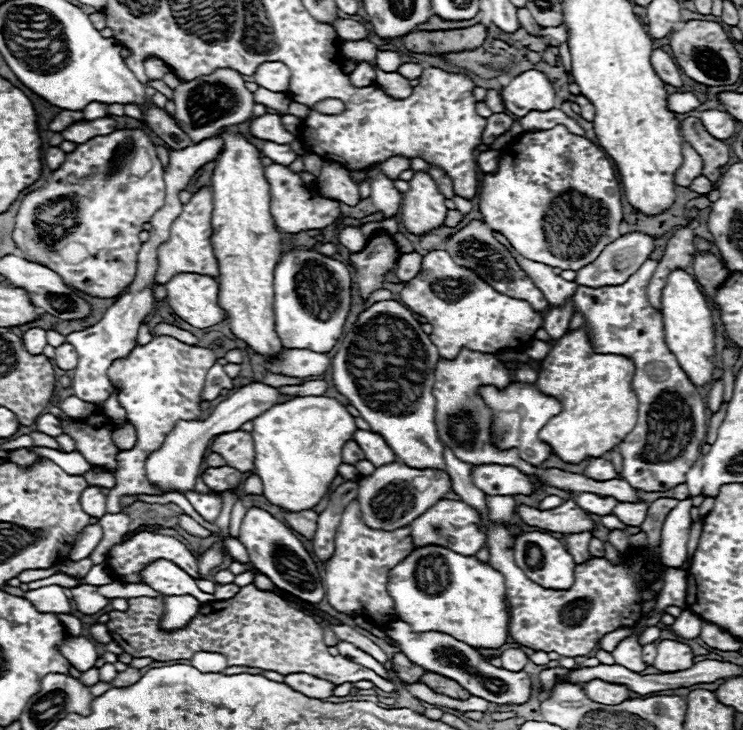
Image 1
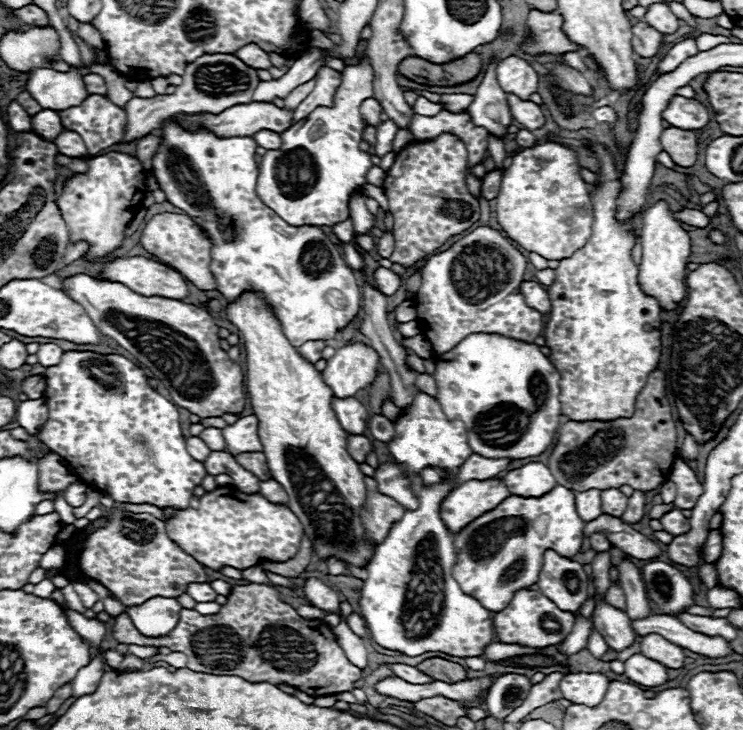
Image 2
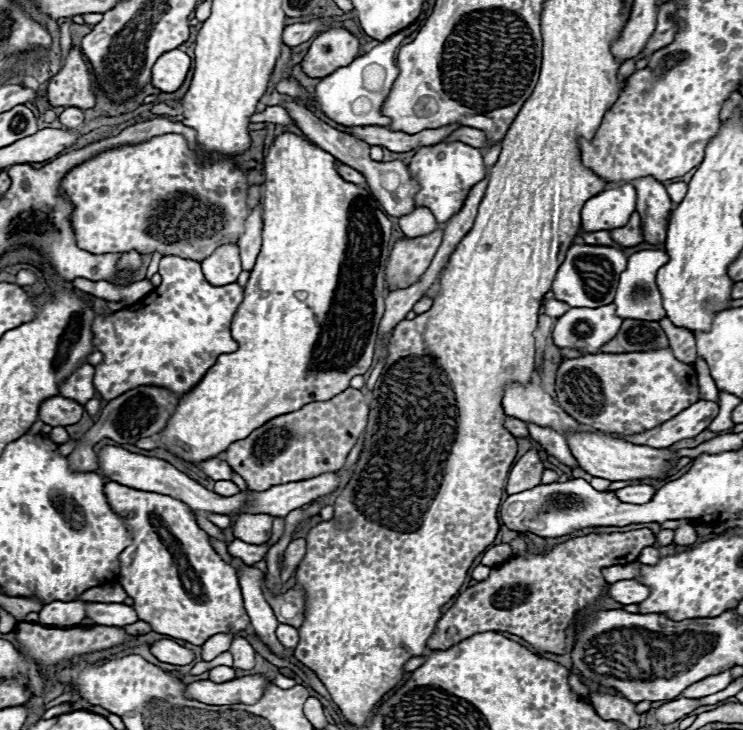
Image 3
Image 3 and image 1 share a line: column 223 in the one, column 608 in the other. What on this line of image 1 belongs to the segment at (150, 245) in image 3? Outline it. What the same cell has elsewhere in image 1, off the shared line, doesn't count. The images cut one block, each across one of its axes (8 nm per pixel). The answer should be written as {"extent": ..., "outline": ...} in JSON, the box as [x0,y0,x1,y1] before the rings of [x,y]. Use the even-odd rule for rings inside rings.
{"extent":[478,126,622,270],"outline":[[[566,126],[550,130],[522,132],[502,152],[496,172],[484,174],[478,204],[484,222],[500,232],[510,246],[532,262],[542,262],[560,270],[580,270],[586,262],[594,262],[602,250],[620,236],[622,194],[614,166],[606,154],[584,136],[568,132]]]}

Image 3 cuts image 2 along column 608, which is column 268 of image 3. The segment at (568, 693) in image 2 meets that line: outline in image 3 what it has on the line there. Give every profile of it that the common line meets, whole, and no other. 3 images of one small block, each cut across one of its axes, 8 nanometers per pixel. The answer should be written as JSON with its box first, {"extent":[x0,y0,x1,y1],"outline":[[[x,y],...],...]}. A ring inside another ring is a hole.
{"extent":[184,676,272,706],"outline":[[[244,676],[244,678],[234,678],[230,682],[214,684],[210,680],[200,680],[186,684],[184,688],[184,698],[192,698],[204,704],[212,706],[224,706],[224,704],[254,704],[262,692],[264,686],[272,684],[264,676]]]}

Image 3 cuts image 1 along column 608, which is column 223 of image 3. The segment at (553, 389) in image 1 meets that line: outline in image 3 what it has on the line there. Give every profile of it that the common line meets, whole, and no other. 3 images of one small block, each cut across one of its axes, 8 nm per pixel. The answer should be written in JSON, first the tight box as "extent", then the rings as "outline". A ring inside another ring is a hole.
{"extent":[160,132,390,464],"outline":[[[290,132],[280,134],[274,140],[272,148],[268,150],[264,164],[266,164],[266,182],[264,182],[264,198],[262,198],[262,206],[264,206],[262,250],[256,258],[254,270],[250,272],[250,280],[248,280],[246,290],[244,290],[244,300],[242,300],[242,304],[240,304],[240,308],[238,308],[238,312],[232,320],[232,336],[238,342],[238,350],[232,352],[232,354],[226,354],[226,356],[218,356],[216,364],[204,374],[204,378],[180,400],[180,404],[176,406],[176,412],[168,420],[168,426],[160,434],[164,446],[168,446],[168,450],[172,454],[180,456],[184,462],[190,462],[190,464],[218,456],[232,442],[246,438],[252,430],[260,428],[264,422],[268,422],[268,420],[272,420],[280,414],[300,410],[300,406],[306,406],[308,402],[320,402],[320,400],[334,398],[336,394],[344,392],[350,386],[350,380],[354,376],[364,374],[372,364],[372,352],[374,352],[378,322],[384,314],[384,298],[382,298],[384,262],[388,260],[388,254],[390,254],[390,250],[388,250],[388,242],[390,242],[390,220],[388,220],[388,216],[384,214],[384,210],[380,208],[380,204],[374,200],[374,196],[368,190],[358,188],[356,184],[342,180],[342,176],[334,168],[334,156],[332,154],[320,150],[312,142],[302,140],[302,138],[298,138]]]}

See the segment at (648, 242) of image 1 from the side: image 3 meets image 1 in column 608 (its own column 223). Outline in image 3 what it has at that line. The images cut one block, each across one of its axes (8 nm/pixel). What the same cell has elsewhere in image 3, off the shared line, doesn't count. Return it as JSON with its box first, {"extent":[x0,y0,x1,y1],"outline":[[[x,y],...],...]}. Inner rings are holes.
{"extent":[202,244,242,286],"outline":[[[238,244],[218,246],[208,258],[204,258],[202,270],[206,280],[214,286],[226,286],[236,282],[238,274],[242,272]]]}

